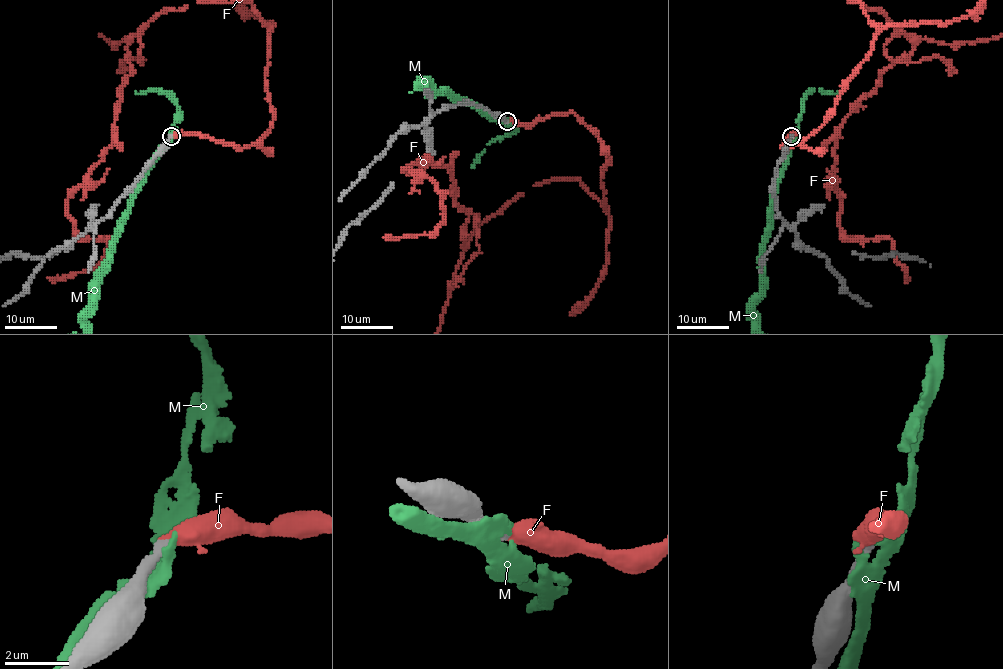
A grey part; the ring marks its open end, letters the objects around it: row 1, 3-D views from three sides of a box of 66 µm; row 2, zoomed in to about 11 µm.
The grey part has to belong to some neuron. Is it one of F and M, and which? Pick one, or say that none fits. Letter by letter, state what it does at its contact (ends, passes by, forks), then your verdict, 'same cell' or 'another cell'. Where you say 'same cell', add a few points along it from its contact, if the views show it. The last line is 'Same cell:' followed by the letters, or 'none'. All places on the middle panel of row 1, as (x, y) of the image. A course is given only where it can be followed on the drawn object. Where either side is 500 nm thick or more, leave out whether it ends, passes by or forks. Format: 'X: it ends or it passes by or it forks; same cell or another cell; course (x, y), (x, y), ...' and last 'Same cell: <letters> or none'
F: it ends; same cell
M: another cell
Same cell: F

